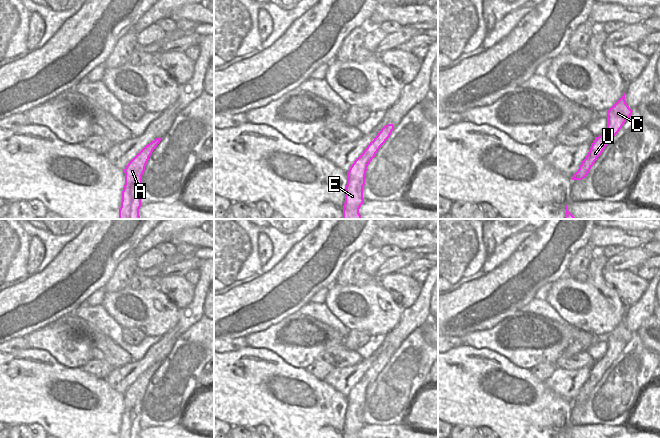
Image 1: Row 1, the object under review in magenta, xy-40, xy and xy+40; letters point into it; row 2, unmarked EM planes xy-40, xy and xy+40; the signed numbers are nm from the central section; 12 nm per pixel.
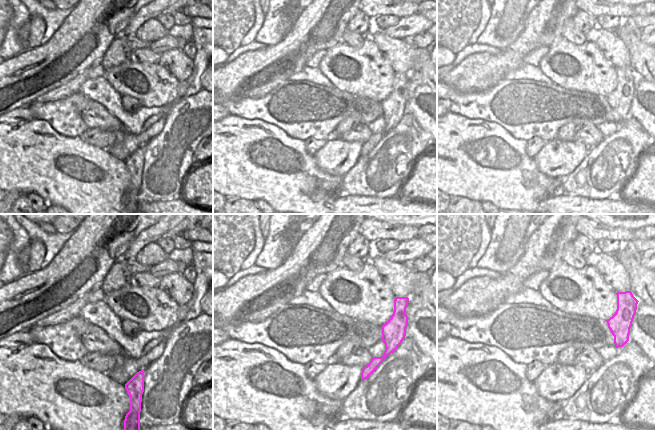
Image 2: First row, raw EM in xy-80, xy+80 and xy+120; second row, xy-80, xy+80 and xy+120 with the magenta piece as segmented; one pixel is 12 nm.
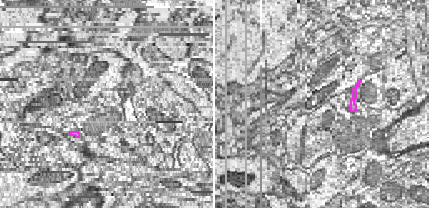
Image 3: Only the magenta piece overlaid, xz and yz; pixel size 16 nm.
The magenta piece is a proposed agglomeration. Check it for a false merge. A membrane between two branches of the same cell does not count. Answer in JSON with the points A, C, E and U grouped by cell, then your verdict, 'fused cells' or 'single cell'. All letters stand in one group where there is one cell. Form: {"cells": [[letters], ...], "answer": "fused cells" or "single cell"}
{"cells": [["A", "C", "E", "U"]], "answer": "single cell"}

